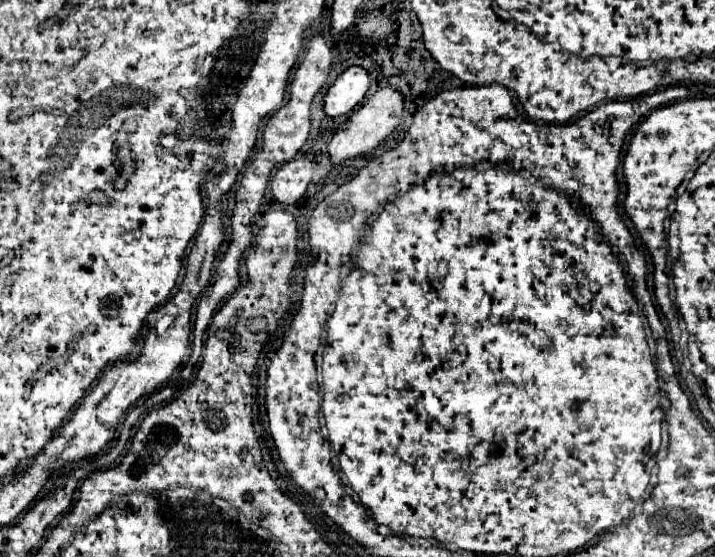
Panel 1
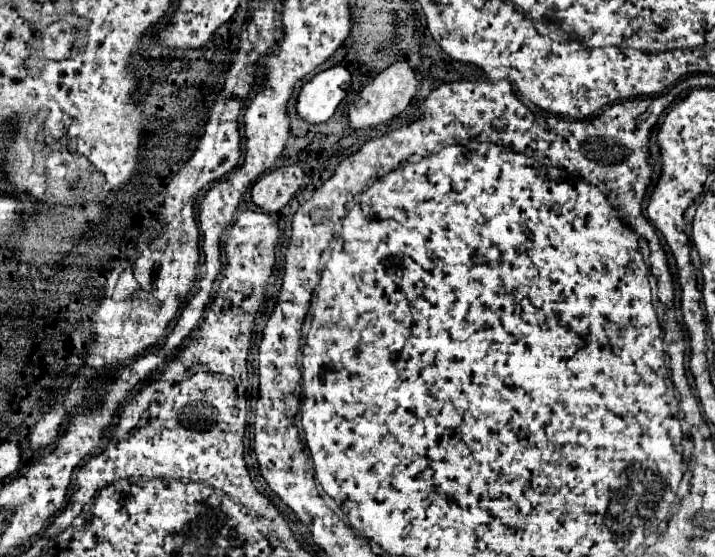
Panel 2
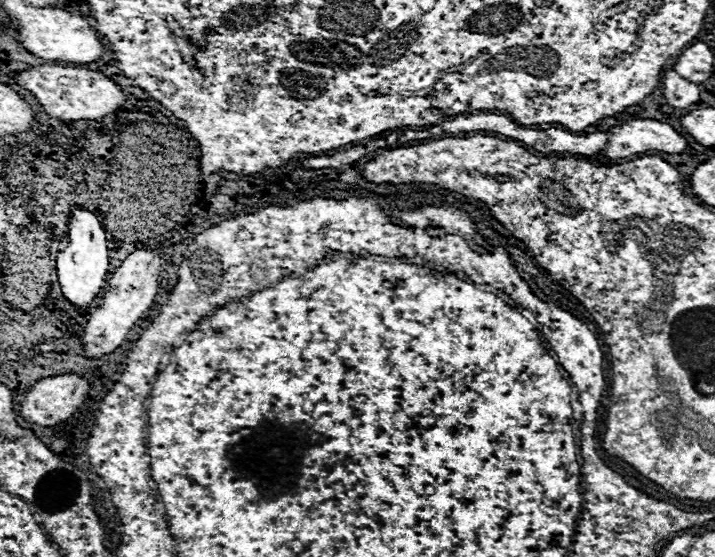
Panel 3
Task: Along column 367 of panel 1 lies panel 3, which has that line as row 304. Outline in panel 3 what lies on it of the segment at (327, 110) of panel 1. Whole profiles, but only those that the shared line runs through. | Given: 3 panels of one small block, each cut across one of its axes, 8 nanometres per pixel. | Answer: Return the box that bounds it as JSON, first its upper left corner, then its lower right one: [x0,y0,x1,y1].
[56,208,110,310]

